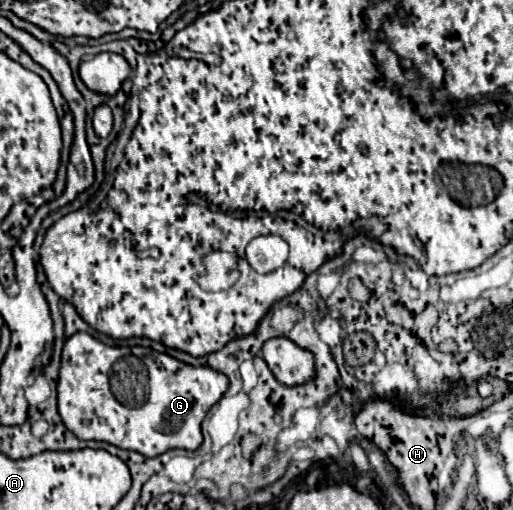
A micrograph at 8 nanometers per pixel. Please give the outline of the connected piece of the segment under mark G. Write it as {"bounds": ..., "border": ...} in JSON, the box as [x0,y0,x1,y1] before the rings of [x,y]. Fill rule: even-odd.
{"bounds":[58,332,228,456],"border":[[[76,332],[62,350],[62,368],[58,382],[58,410],[80,440],[102,440],[144,456],[158,456],[172,448],[196,450],[202,444],[200,424],[206,412],[222,398],[228,378],[208,366],[188,366],[168,354],[152,348],[112,348],[86,332]],[[126,354],[138,356],[148,368],[148,398],[140,406],[124,406],[110,392],[108,372],[112,364]]]}

